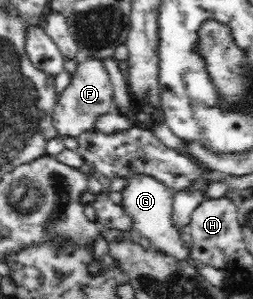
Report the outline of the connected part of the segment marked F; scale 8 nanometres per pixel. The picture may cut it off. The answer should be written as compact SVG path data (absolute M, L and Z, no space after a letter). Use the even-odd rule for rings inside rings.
M93 58L78 61L75 72L71 75L69 87L58 96L52 115L52 124L57 128L58 135L75 137L77 134L94 128L94 121L99 115L113 109L113 88L105 62Z

